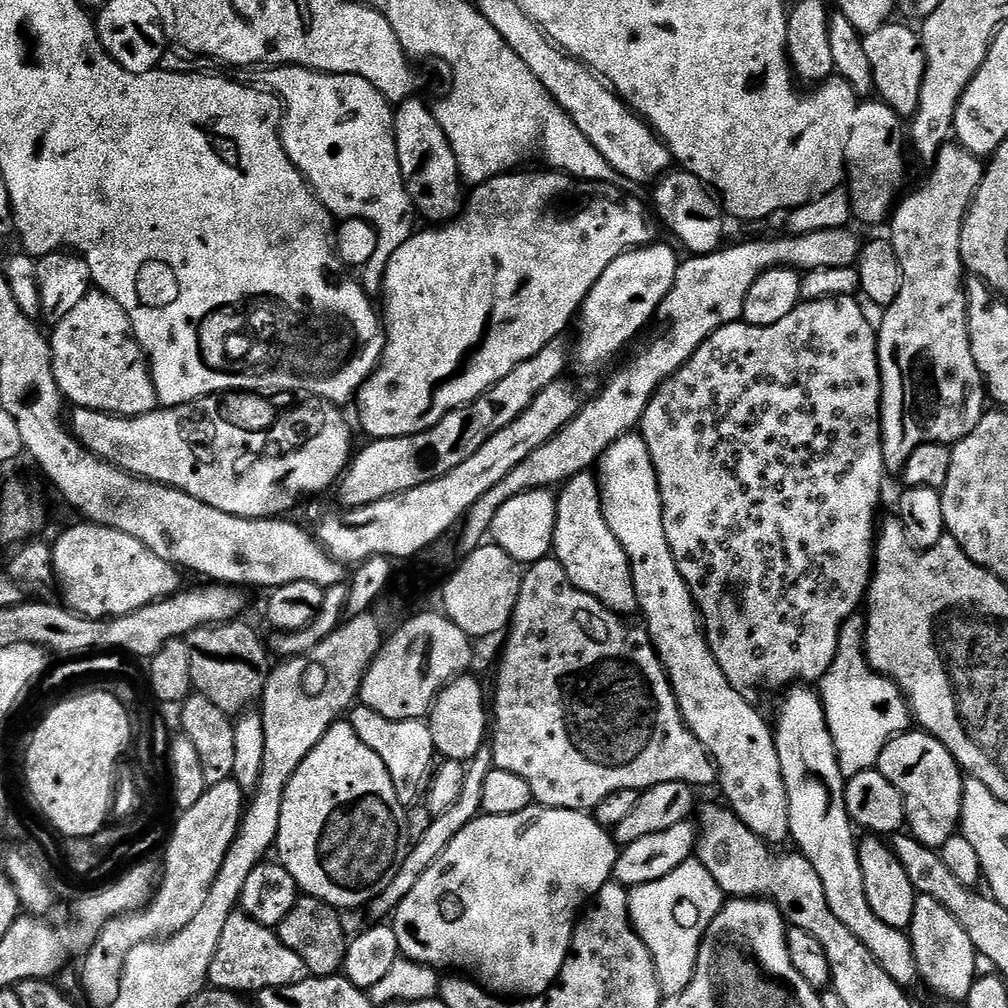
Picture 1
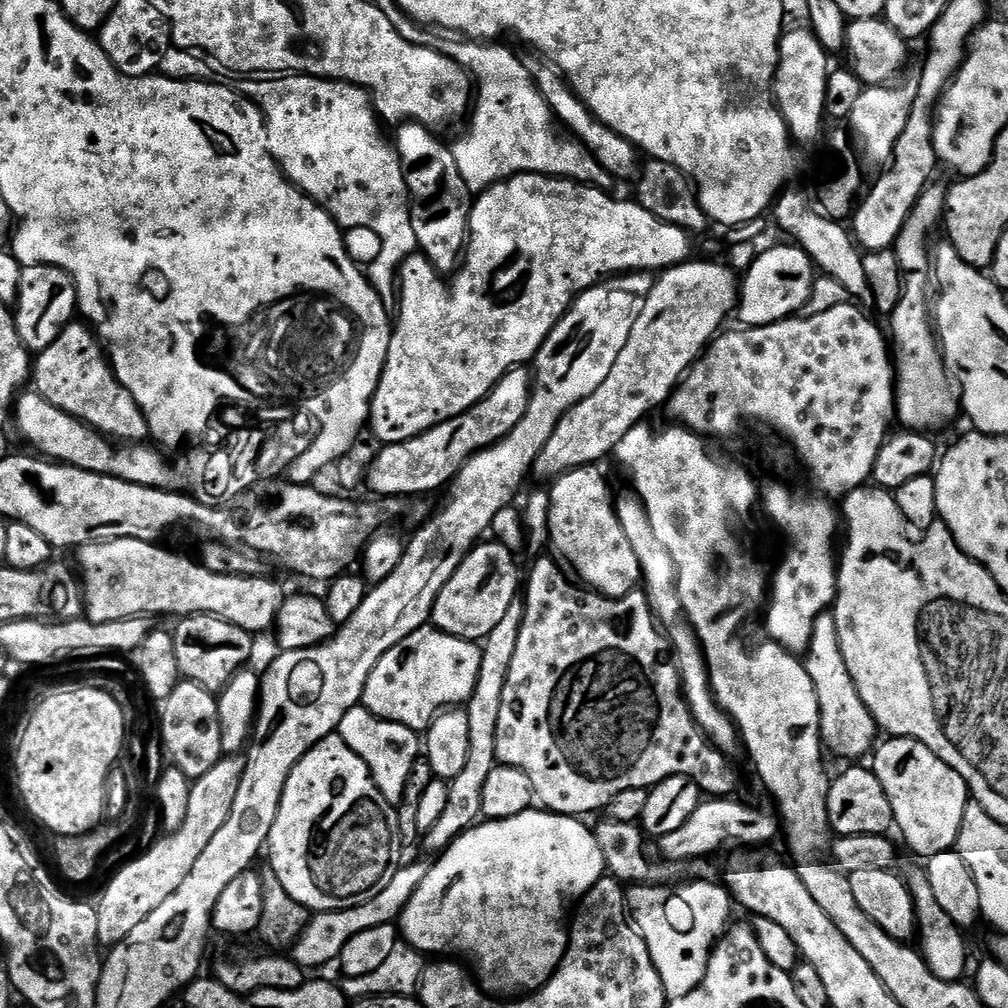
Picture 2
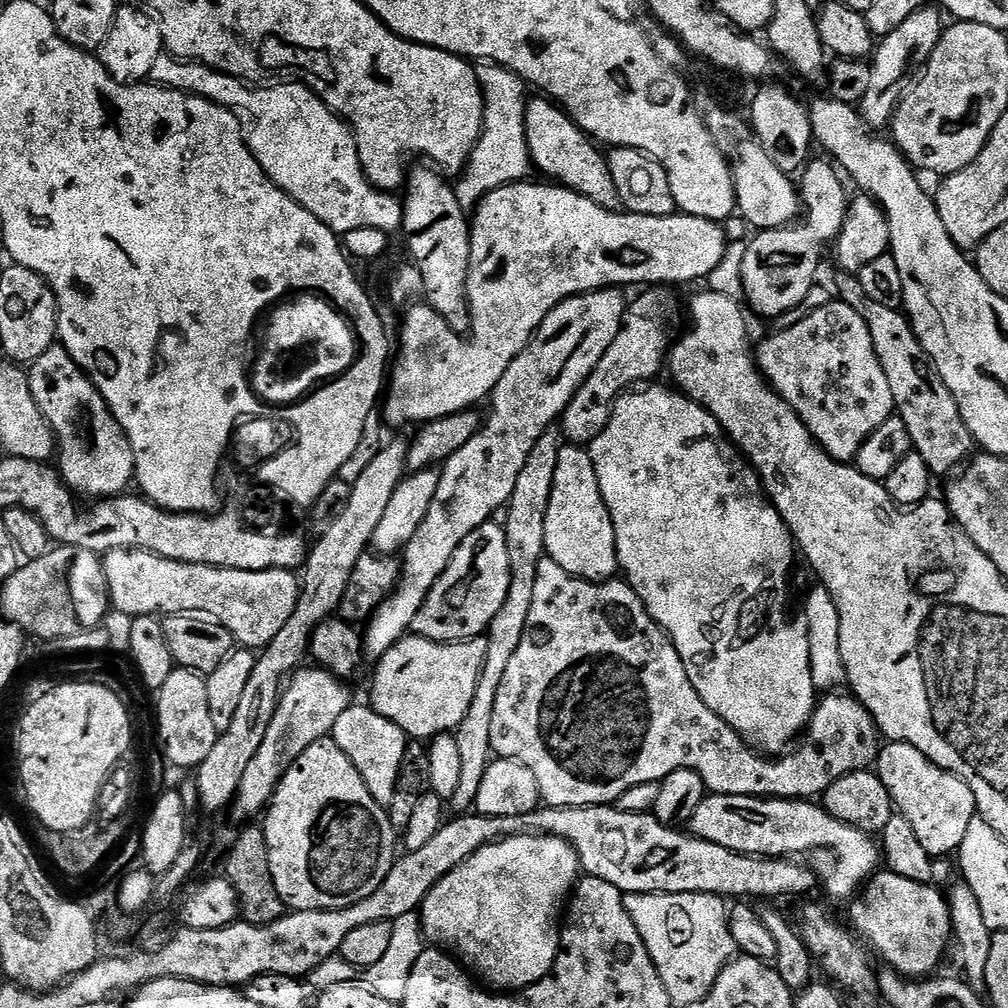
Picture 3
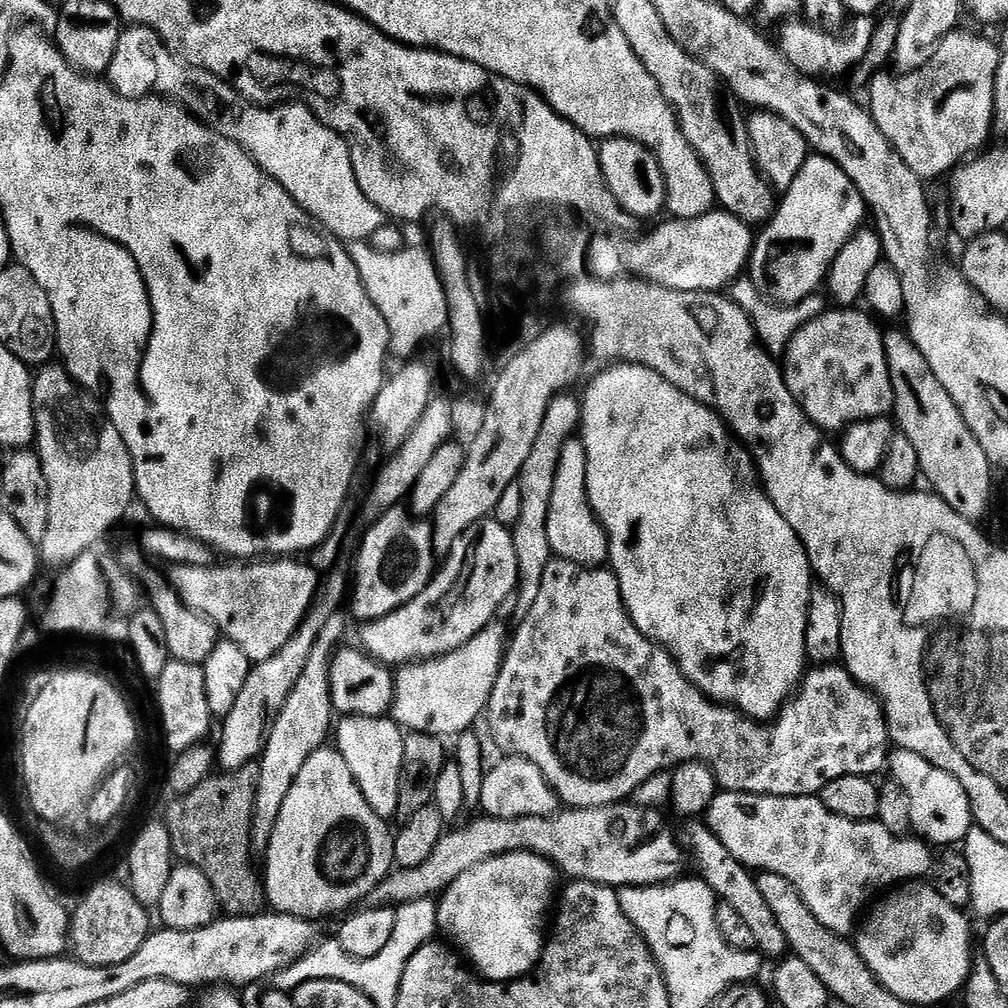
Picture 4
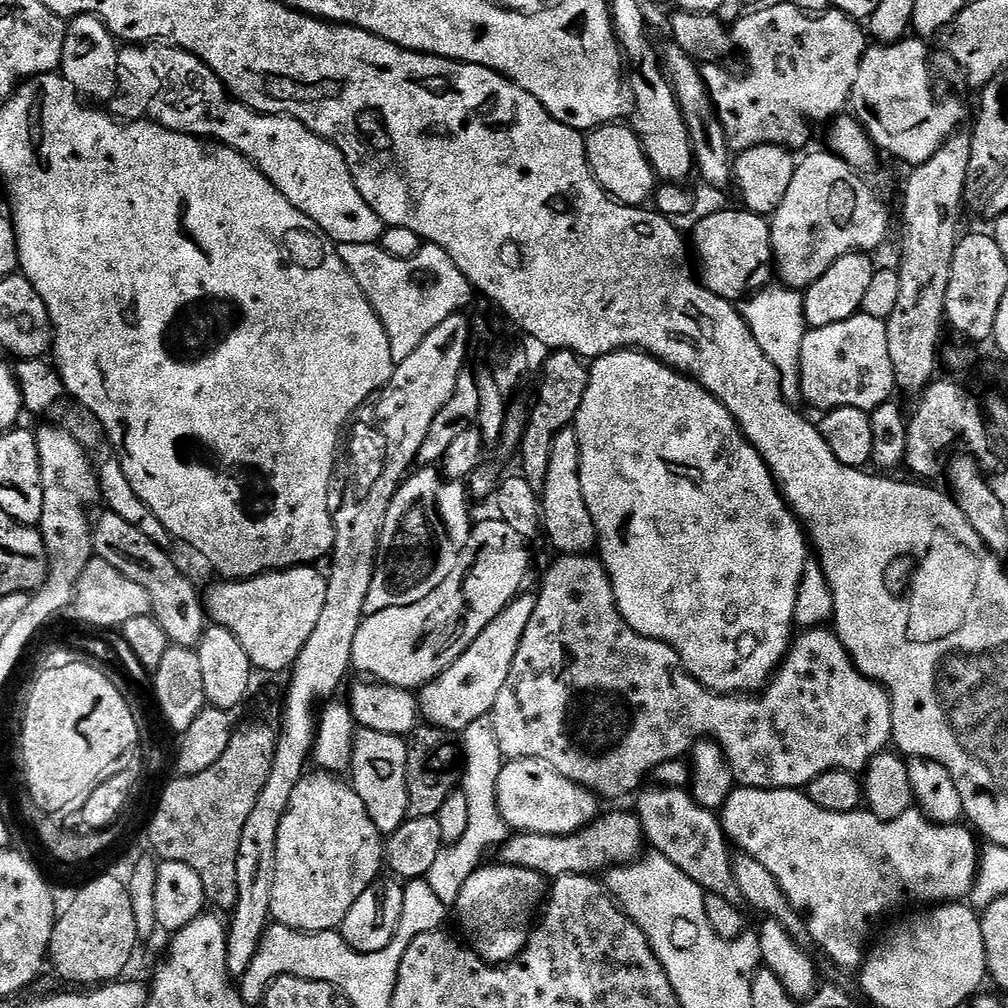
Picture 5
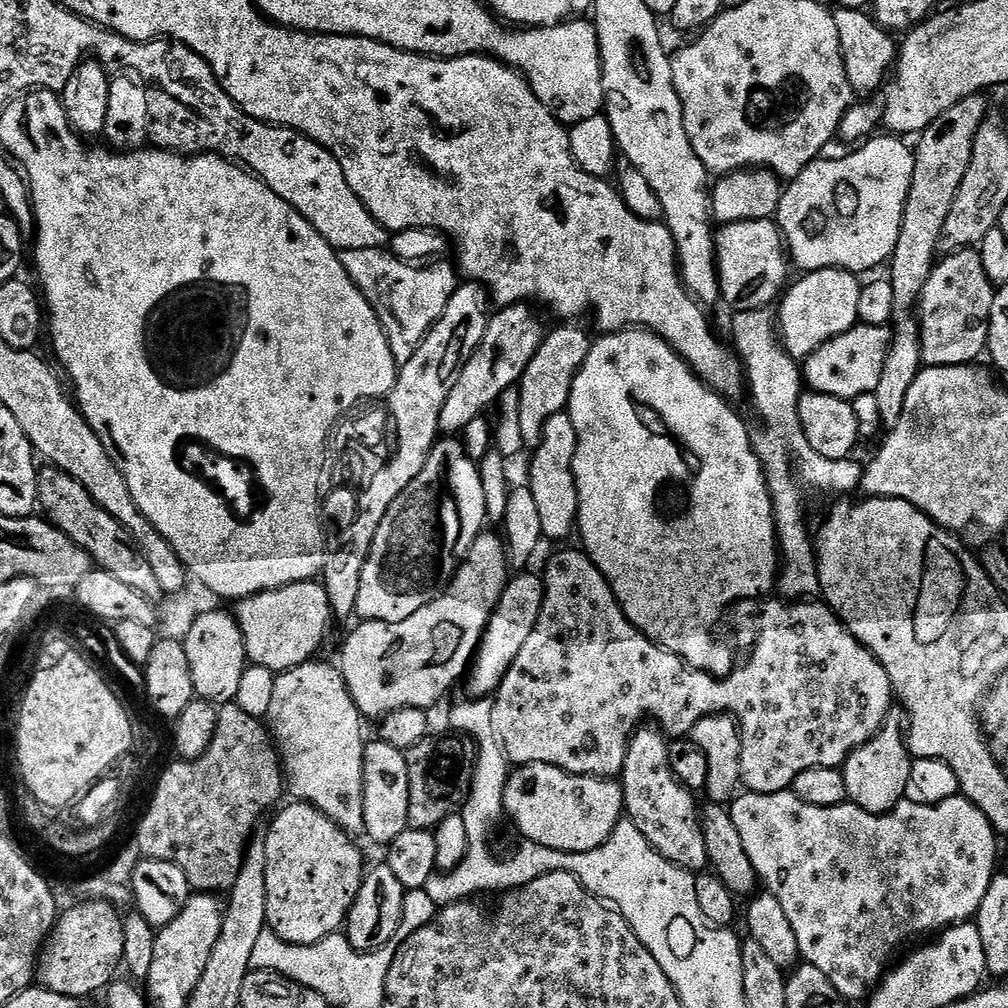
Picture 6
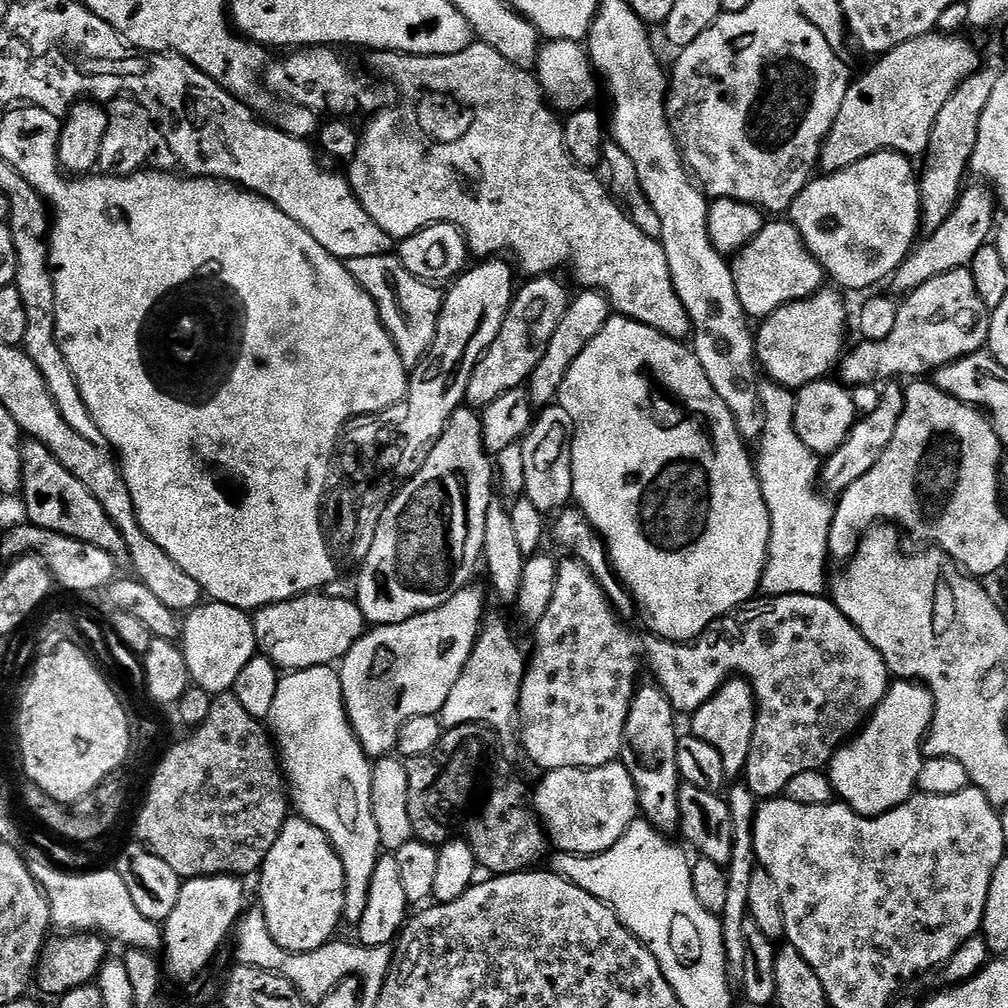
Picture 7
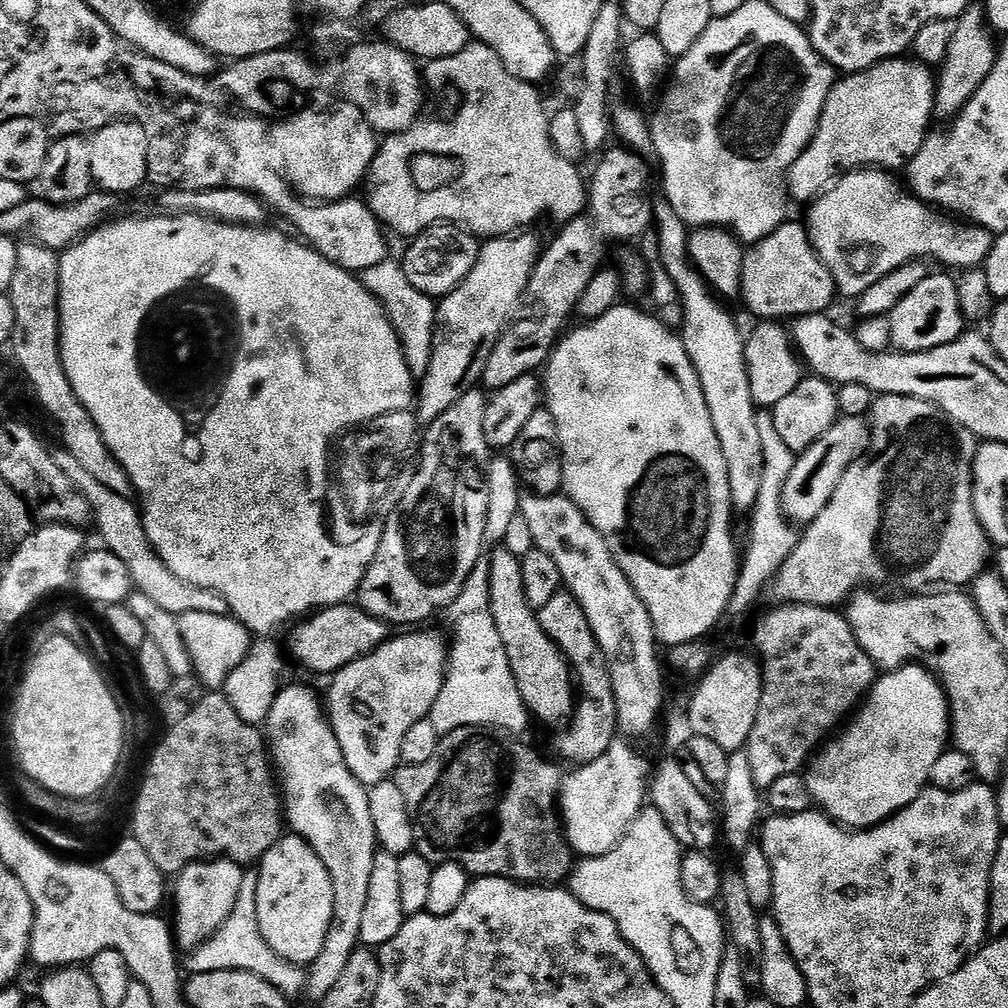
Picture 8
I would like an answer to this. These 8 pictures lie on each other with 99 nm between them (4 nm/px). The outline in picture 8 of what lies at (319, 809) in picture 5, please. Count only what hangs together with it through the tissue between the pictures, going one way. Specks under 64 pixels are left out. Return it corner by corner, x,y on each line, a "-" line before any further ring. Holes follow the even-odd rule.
285,834
280,837
270,850
261,858
256,876
256,893
258,894
258,930
262,930
262,938
266,938
266,946
291,964
311,966
322,954
322,942
326,942
326,930
330,930
330,918
334,914
334,886
330,882
330,874
326,866
322,866
322,858
314,854
314,850
301,836

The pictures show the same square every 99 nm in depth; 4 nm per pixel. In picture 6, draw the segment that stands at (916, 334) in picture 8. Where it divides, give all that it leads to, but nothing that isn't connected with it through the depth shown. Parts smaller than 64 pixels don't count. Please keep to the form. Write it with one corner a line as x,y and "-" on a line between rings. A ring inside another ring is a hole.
963,248
961,252
949,252
933,268
930,278
920,295
918,319
920,322
920,345
924,364
929,368
972,364
981,355
985,355
988,346
988,320
992,316
992,307
997,289
986,278
979,251
-
859,327
851,328
829,344
822,345
814,355
803,361
803,379
811,391
830,394
849,402
868,392
875,392
882,378
882,366
888,350
883,343
864,344
864,336
860,331

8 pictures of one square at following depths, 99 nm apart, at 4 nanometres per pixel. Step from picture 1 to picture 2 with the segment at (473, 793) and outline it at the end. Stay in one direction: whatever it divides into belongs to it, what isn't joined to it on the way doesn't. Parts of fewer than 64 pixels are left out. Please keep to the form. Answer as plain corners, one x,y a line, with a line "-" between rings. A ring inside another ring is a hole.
523,599
510,602
510,610
502,617
502,622
490,630
490,634
482,641
480,653
482,666
478,666
478,682
474,686
474,694
468,699
466,711
470,718
470,754
466,754
466,766
458,778
448,784
446,810
438,817
438,822
431,830
423,833
422,847
439,854
454,843
481,819
482,789
486,786
486,778
490,778
490,770
498,763
496,758
496,739
498,738
498,713
502,711
502,690
506,690
506,674
510,674
510,661
514,659
514,650
518,647
518,634
522,630
524,617

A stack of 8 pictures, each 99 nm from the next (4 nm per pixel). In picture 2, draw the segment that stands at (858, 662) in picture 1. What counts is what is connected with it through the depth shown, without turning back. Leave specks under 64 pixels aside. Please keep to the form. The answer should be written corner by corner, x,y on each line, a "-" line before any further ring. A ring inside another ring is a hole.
824,613
816,620
811,646
806,654
804,665
818,694
820,736
825,749
831,755
833,753
848,760
846,762
854,762
867,757
877,741
878,724
865,702
861,700
856,683
846,668
840,646
839,623
835,613
-
852,736
864,736
864,740
852,740
-
856,744
860,744
860,748
856,748

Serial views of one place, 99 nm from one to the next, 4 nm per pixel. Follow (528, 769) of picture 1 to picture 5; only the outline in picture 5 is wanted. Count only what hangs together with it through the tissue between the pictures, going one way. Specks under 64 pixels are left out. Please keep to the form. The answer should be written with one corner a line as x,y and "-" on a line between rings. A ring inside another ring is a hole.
588,554
561,555
556,558
560,560
554,561
549,566
544,581
541,582
540,588
538,587
536,605
534,606
534,614
530,618
530,626
526,626
526,634
522,634
518,654
514,654
514,666
510,666
510,674
506,677
506,682
502,685
502,691
498,693
498,702
494,702
490,713
494,734
498,738
498,746
508,760
534,758
542,762
550,762
550,766
554,766
554,770
558,770
558,774
562,774
562,778
566,778
570,782
579,784
581,788
596,793
597,797
605,798
604,796
630,795
629,797
631,797
645,783
643,780
647,772
649,775
659,764
667,760
681,759
685,754
691,753
692,749
705,738
715,740
720,745
724,757
728,759
728,764
732,768
733,781
741,788
794,788
804,790
807,789
810,782
814,782
814,778
818,778
827,772
863,773
868,763
889,747
892,738
892,701
889,700
887,692
876,681
866,678
856,669
856,663
852,661
850,654
842,646
842,642
836,636
835,631
824,626
801,631
793,639
788,655
780,663
779,668
776,669
772,679
768,681
763,691
759,693
758,698
753,698
748,694
712,692
697,682
686,671
684,663
678,658
678,654
673,648
668,644
638,634
624,621
616,605
616,595
612,592
612,582
608,579
608,572
599,559
593,558
591,560
592,558

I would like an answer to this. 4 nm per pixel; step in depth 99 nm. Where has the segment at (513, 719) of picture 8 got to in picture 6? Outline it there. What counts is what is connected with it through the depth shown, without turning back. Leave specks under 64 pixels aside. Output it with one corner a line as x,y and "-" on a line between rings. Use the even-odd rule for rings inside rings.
464,698
461,704
456,704
449,714
448,720
456,728
461,728
465,737
475,740
479,749
475,772
472,778
471,792
462,805
462,815
466,822
466,838
468,853
460,865
452,872
437,871
426,882
422,889
423,895
436,904
437,909
449,908
452,904
463,904
476,898
479,892
500,894
499,855
492,853
492,835
496,832
496,823
502,820
502,805
504,803
504,787
510,775
510,761
504,754
504,748
496,739
494,718
492,717
493,701
488,698

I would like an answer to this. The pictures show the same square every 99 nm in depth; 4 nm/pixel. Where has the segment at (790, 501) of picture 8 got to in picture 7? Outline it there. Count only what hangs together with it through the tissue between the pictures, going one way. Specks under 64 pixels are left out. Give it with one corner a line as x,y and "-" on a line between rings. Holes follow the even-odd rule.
888,382
883,385
876,411
861,415
848,431
844,444
838,446
838,450
834,450
823,461
818,480
822,488
824,483
825,493
839,494
854,486
854,482
858,482
858,478
862,478
862,474
866,474
866,470
870,470
870,466
878,462
886,446
890,446
890,438
894,438
894,426
898,426
900,409
904,402
904,388
896,384
899,383

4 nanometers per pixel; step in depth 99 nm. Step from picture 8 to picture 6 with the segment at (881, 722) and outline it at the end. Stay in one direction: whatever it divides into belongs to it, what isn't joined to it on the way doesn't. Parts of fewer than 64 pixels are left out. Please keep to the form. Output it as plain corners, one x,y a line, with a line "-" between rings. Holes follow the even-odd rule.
889,715
880,733
870,743
856,748
842,765
848,800
867,812
877,814
891,812
901,800
905,799
908,791
913,757
908,754
902,720
899,715
897,716

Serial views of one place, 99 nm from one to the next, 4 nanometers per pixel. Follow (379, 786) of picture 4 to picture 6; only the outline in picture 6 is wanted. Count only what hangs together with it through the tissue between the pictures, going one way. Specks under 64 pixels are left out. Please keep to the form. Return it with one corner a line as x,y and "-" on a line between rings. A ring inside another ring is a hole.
376,738
364,745
364,832
376,844
387,846
409,826
410,781
407,758
386,741

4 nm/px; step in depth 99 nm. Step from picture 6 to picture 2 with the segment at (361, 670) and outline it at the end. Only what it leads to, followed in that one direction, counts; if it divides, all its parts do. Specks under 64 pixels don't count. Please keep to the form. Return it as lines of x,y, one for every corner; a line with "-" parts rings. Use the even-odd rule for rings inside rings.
481,542
469,552
454,578
442,586
442,594
438,594
434,602
431,623
463,640
484,641
490,630
502,622
506,610
510,610
510,602
518,598
522,588
522,568
520,572
514,552
499,542
488,543

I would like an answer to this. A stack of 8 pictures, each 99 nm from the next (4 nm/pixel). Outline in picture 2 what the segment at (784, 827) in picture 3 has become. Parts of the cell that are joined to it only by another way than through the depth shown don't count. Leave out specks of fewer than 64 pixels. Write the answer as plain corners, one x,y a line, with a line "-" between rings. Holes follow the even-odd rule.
708,798
678,826
671,834
659,837
659,855
665,861
677,862
676,860
688,860
694,862
699,858
708,858
716,852
724,843
732,844
735,840
741,840
744,846
760,846
767,840
772,840
778,836
778,820
775,815
768,812
759,812
756,808
751,808
748,804
739,804
736,798

